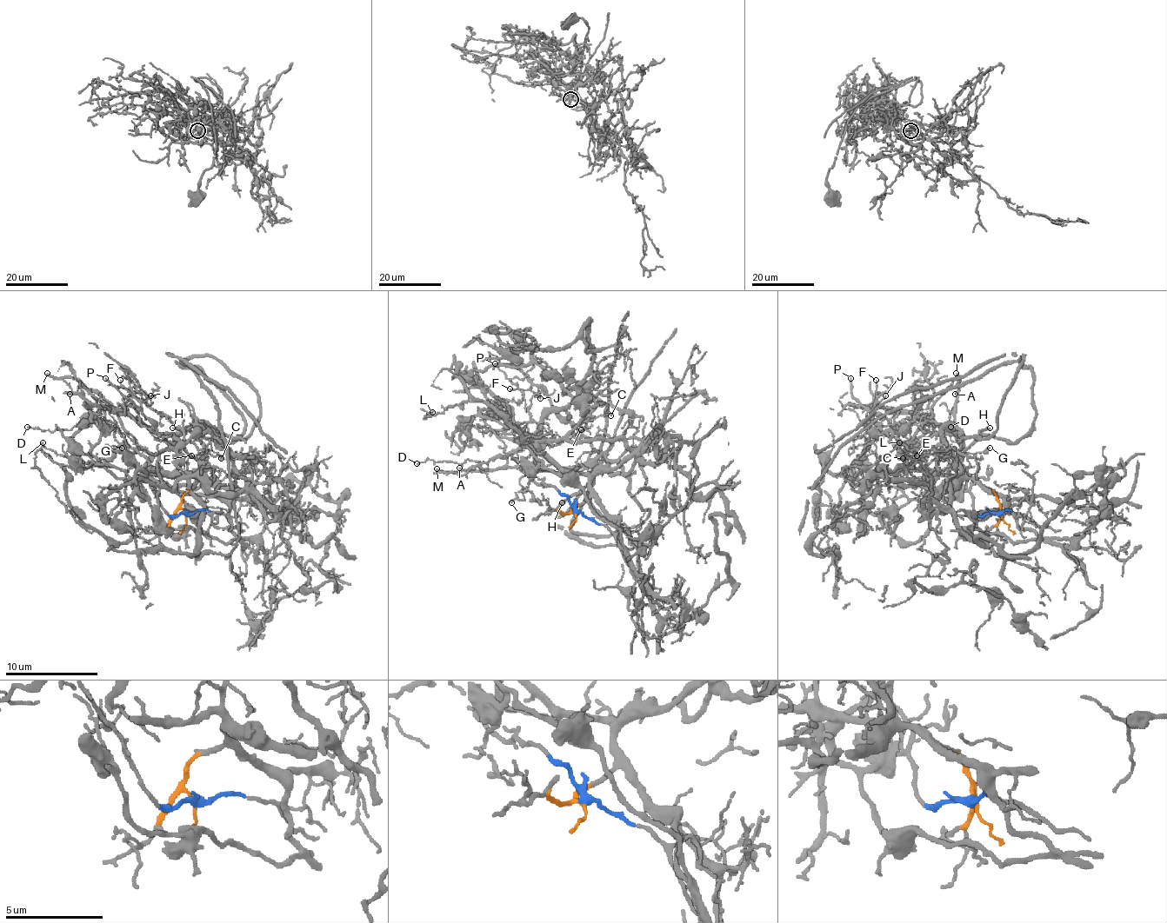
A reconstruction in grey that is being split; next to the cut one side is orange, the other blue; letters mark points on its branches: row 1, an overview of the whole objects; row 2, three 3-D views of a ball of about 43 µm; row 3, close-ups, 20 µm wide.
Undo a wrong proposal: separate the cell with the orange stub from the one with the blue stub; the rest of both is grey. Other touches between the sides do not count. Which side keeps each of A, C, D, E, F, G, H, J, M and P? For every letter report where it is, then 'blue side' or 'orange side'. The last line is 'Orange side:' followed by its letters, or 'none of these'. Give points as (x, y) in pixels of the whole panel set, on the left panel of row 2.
A: at (70, 394); blue side
C: at (221, 458); orange side
D: at (27, 427); blue side
E: at (191, 455); orange side
F: at (120, 380); orange side
G: at (122, 448); blue side
H: at (172, 428); orange side
J: at (150, 395); orange side
M: at (47, 373); blue side
P: at (105, 378); orange side
Orange side: C, E, F, H, J, P

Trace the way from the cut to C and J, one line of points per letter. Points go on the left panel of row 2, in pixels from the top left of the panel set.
C: (186, 514), (183, 495), (200, 484), (200, 474), (151, 470), (172, 472), (186, 440), (221, 458)
J: (186, 514), (183, 495), (200, 474), (151, 470), (179, 465), (179, 451), (142, 412), (151, 395)

